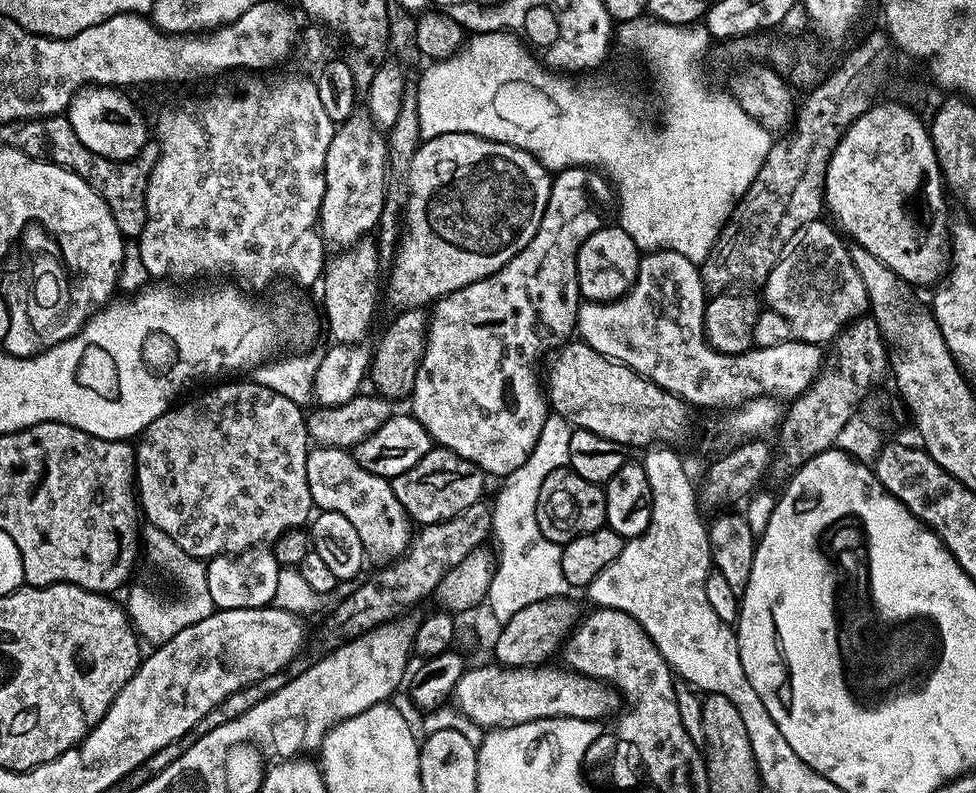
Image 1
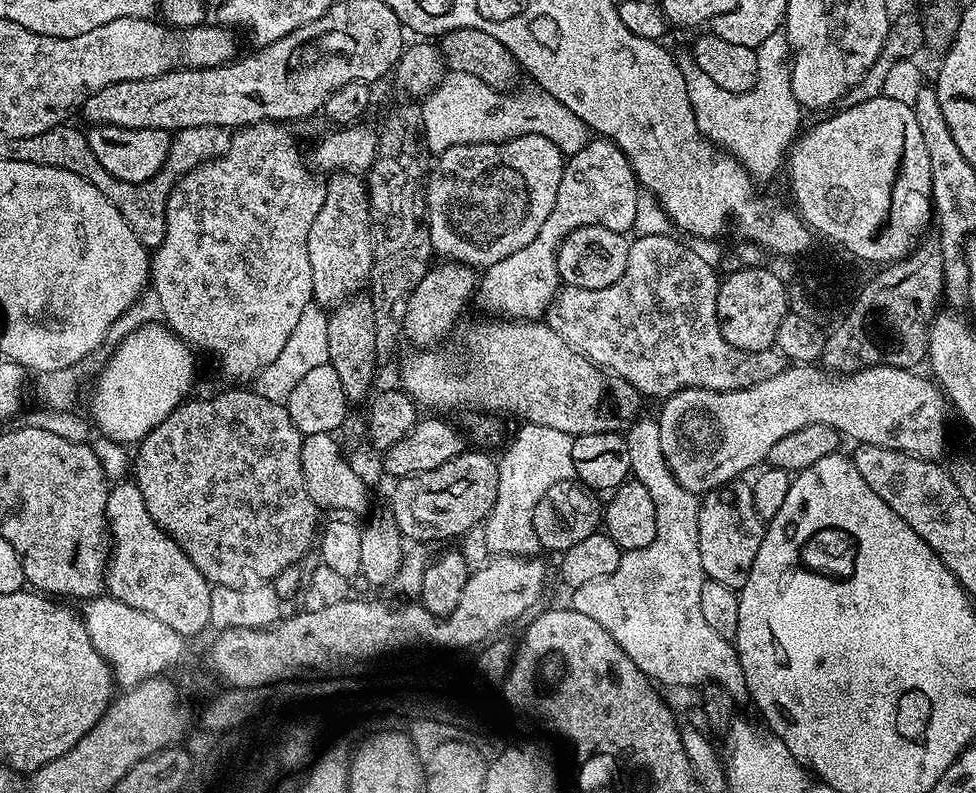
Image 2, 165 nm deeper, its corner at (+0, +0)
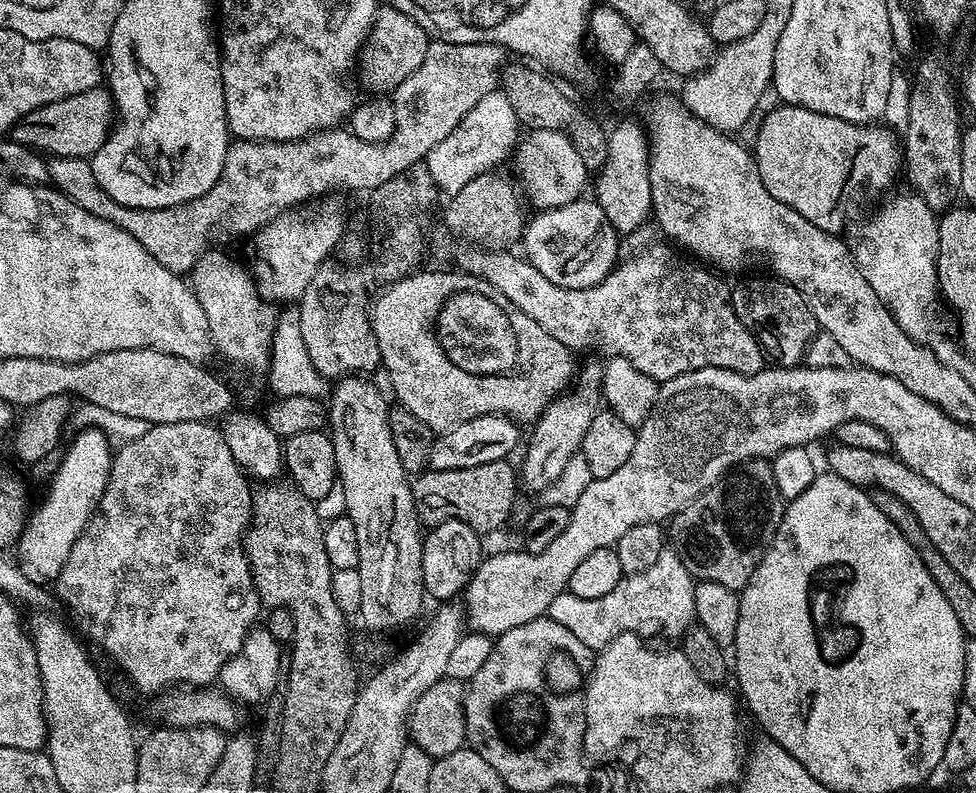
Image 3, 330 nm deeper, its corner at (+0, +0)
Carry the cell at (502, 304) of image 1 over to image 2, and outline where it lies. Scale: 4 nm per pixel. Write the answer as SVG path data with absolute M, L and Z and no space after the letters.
M603 138L589 139L574 155L567 157L562 174L562 182L558 182L558 198L554 198L554 210L550 210L550 218L542 222L542 230L530 246L522 250L514 250L510 258L502 258L502 262L494 262L489 268L483 269L478 280L478 292L484 300L493 308L493 313L503 314L508 318L540 318L548 311L556 296L562 281L558 274L558 262L556 251L568 235L579 228L599 226L606 230L614 230L621 234L628 234L635 229L636 215L638 214L638 198L642 195L642 189L636 182L636 175L622 150L613 144L611 140Z

